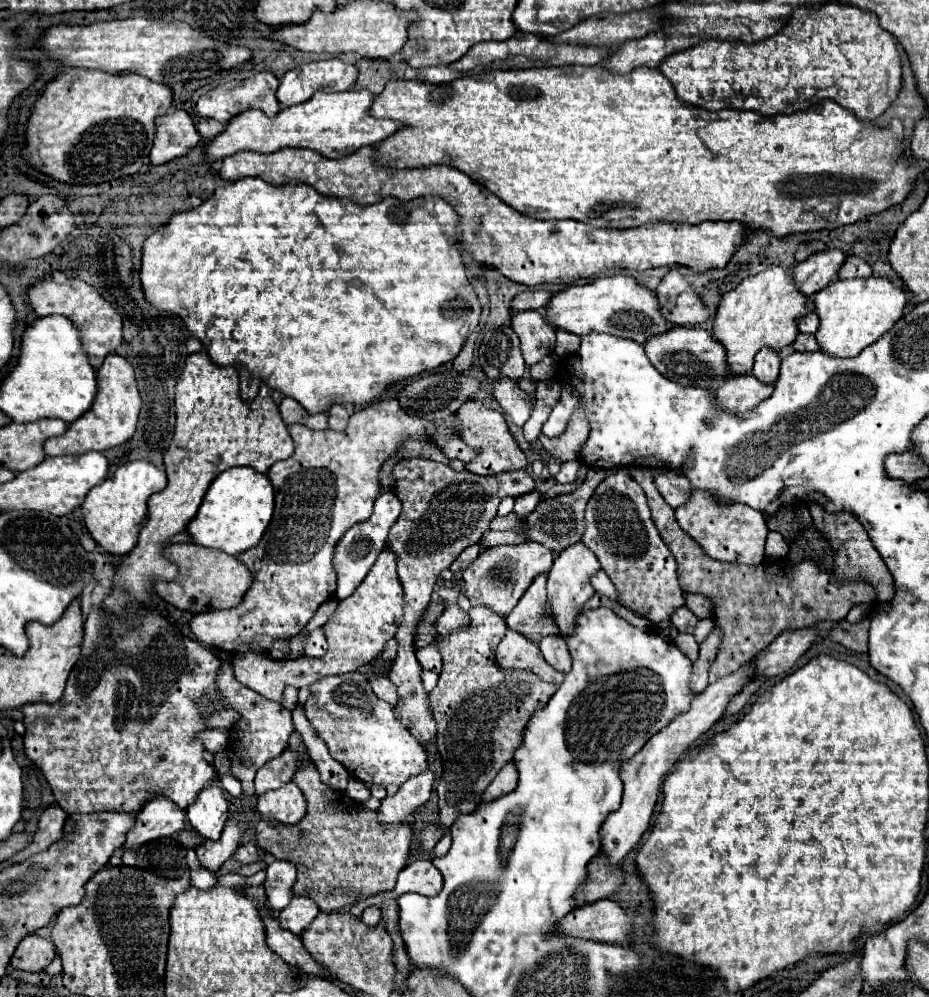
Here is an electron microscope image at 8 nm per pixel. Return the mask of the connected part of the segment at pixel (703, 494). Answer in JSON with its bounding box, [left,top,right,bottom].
[676,489,768,565]

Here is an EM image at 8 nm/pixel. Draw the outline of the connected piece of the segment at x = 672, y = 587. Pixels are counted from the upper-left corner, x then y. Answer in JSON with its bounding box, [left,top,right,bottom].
[582,469,684,623]

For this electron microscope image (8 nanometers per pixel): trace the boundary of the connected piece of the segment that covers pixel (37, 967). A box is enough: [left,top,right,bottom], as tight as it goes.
[10,933,56,971]

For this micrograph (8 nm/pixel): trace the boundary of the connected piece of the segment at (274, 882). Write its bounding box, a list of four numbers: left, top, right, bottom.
[264,859,296,911]

